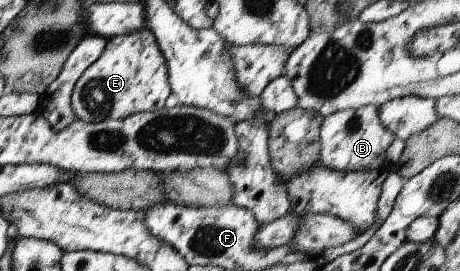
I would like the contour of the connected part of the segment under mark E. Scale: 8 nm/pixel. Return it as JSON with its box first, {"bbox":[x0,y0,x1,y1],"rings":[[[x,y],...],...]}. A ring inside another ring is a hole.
{"bbox":[71,27,170,123],"rings":[[[147,27],[106,39],[100,57],[76,80],[71,93],[75,119],[84,123],[119,120],[140,112],[160,109],[170,95],[165,59]]]}

